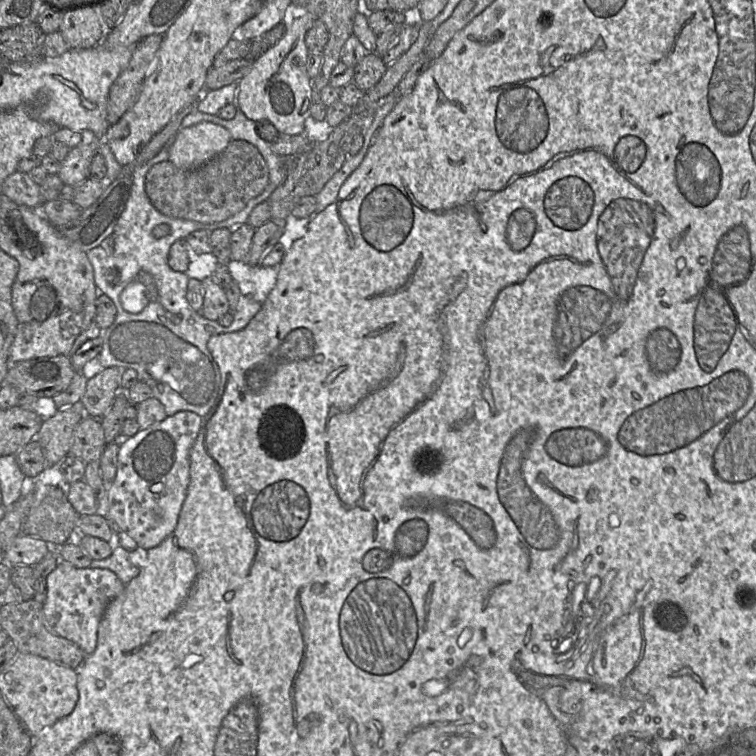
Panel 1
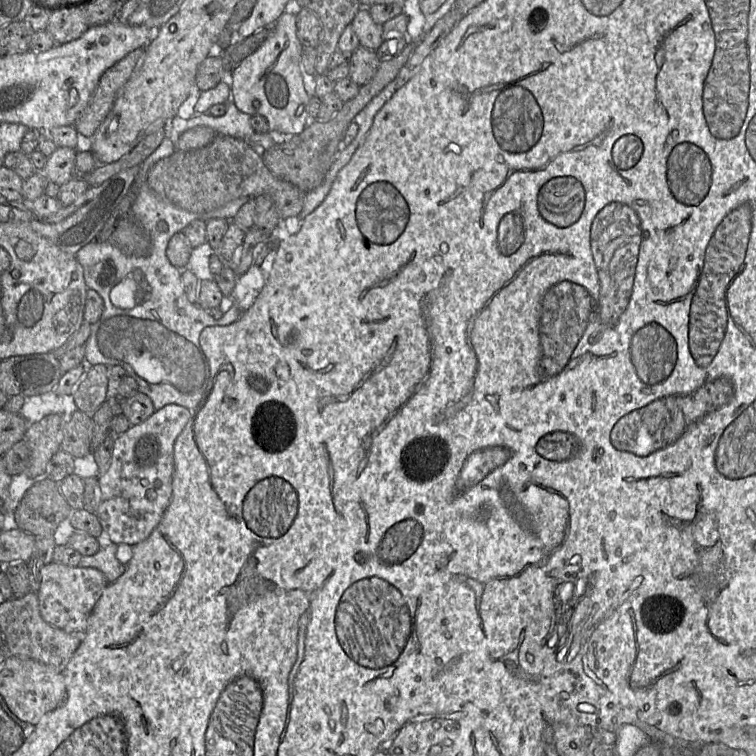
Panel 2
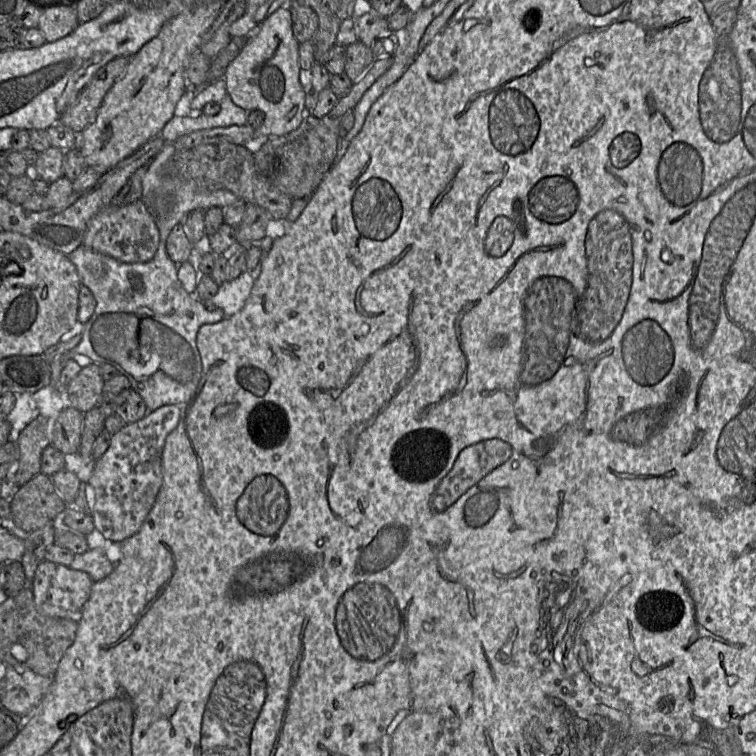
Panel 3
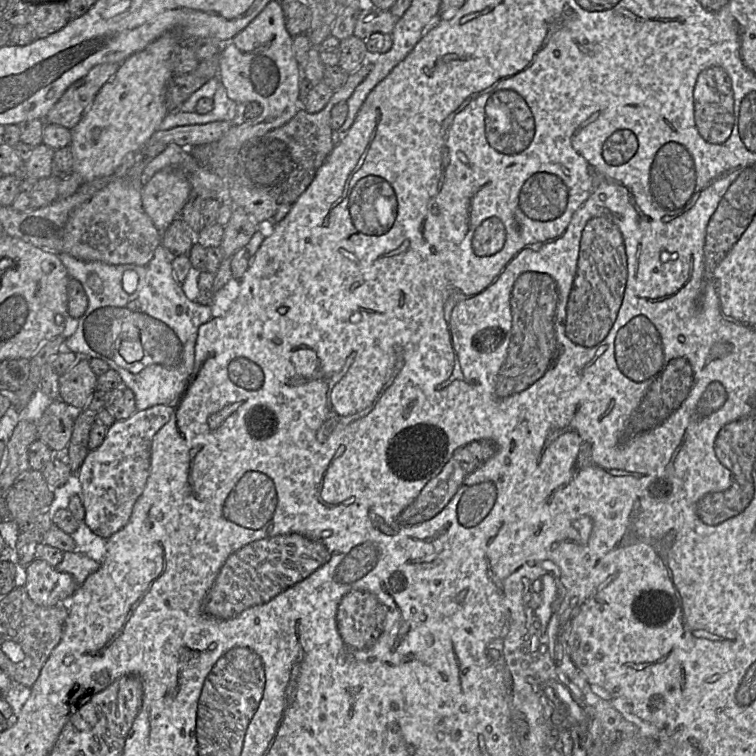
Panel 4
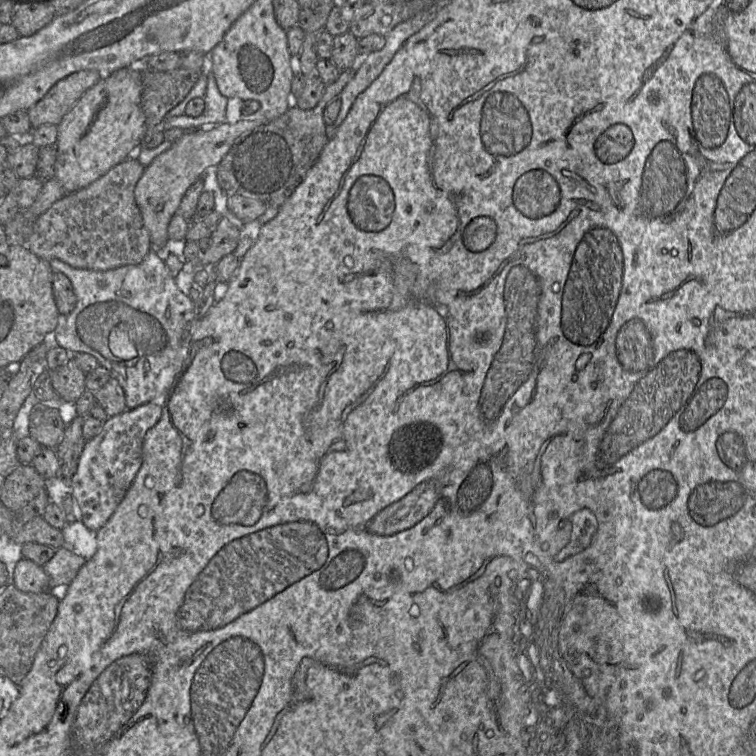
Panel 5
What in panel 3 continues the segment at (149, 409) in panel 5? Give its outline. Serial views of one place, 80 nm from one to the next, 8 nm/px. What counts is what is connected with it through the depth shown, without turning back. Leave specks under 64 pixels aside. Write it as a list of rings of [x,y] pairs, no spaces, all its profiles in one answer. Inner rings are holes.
[[[164,405],[148,412],[139,421],[126,424],[111,437],[104,455],[95,461],[88,483],[94,488],[92,518],[95,529],[112,542],[138,532],[152,509],[163,482],[162,457],[167,436],[177,427],[181,411],[177,405]]]

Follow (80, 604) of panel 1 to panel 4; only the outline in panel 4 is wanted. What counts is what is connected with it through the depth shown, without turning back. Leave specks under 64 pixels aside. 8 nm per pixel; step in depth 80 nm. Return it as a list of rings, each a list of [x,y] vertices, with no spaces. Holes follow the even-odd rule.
[[[34,559],[24,571],[24,588],[32,601],[40,606],[66,605],[78,587],[70,574],[59,572],[44,560]]]

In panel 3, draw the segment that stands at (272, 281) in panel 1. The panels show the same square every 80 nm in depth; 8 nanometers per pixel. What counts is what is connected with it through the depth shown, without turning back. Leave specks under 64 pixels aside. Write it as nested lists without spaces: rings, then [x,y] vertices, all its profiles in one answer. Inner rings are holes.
[[[261,263],[253,271],[245,271],[238,278],[219,286],[217,294],[211,299],[226,317],[238,313],[249,299],[253,285],[261,273]]]

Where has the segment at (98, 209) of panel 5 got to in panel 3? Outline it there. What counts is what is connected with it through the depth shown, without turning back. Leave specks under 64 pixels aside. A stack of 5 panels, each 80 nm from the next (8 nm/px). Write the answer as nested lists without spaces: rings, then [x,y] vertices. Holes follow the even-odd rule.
[[[142,199],[125,206],[111,205],[89,222],[83,246],[124,263],[145,263],[153,259],[160,242],[154,217]]]

